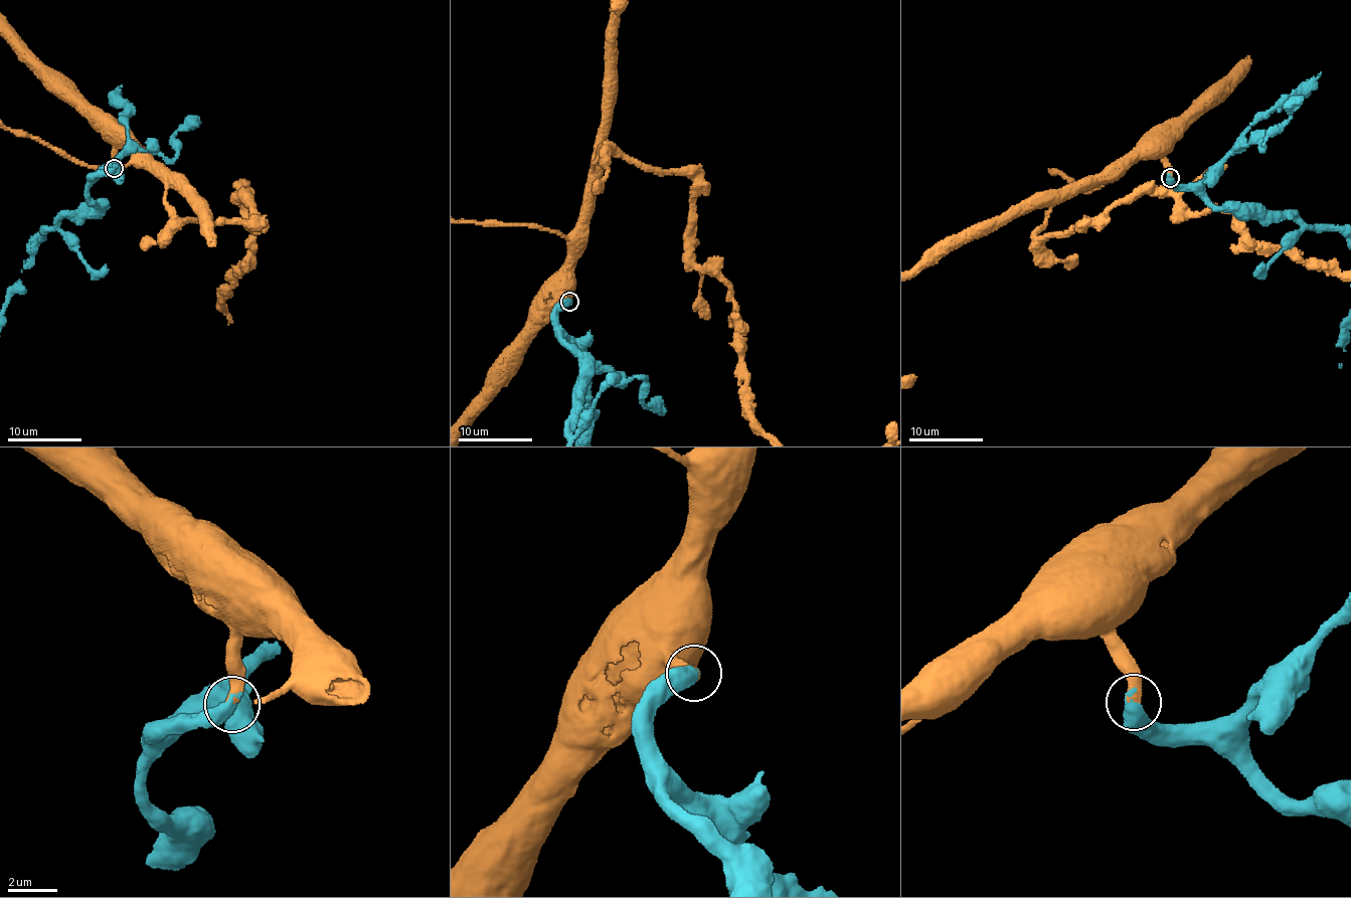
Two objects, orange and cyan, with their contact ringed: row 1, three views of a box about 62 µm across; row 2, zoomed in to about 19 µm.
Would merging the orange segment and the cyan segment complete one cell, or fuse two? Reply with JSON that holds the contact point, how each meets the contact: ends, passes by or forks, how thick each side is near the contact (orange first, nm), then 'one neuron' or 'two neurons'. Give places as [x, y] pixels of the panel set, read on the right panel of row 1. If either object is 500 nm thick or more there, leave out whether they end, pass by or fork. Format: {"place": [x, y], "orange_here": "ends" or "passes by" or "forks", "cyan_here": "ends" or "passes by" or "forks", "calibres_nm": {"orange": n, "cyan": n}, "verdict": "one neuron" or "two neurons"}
{"place": [1170, 177], "calibres_nm": {"orange": 440, "cyan": 600}, "verdict": "one neuron"}

